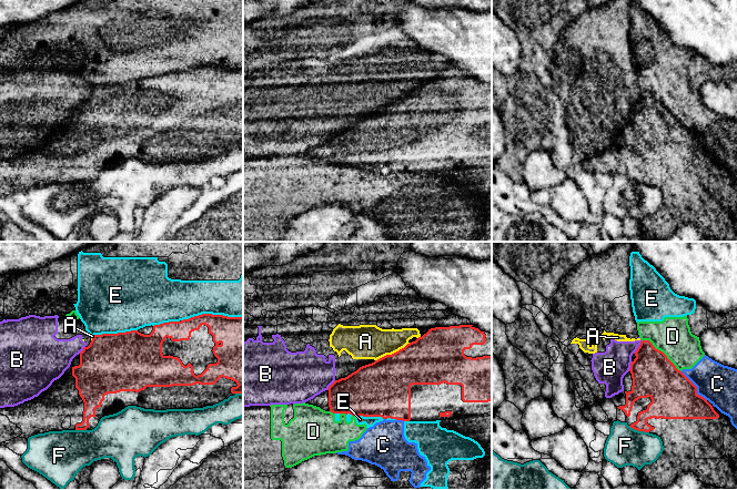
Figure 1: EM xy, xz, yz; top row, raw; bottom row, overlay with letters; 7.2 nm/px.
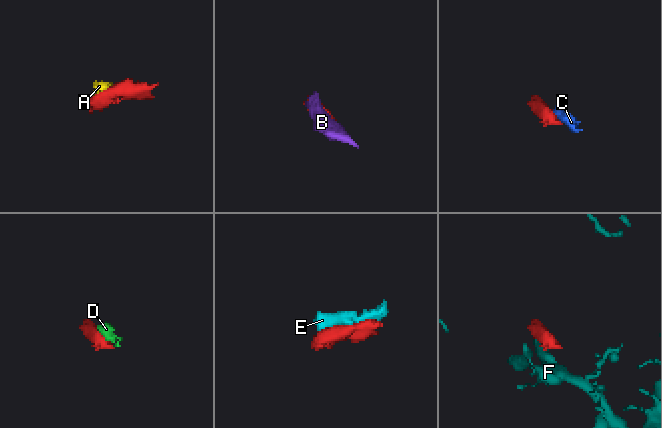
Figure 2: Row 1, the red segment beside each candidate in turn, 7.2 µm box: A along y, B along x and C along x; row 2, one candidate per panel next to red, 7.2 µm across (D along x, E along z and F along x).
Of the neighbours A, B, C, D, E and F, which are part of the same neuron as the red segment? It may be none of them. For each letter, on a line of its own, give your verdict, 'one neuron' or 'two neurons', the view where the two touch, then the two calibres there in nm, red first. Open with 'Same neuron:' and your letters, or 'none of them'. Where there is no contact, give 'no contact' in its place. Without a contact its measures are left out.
Same neuron: none of them
A: two neurons; contact in xz; calibres 400 and 260 nm
B: two neurons; contact in yz; calibres 320 and 240 nm
C: two neurons; contact in yz; calibres 320 and 280 nm
D: two neurons; contact in yz; calibres 320 and 260 nm
E: two neurons; contact in xy; calibres 280 and 280 nm
F: two neurons; contact in yz; calibres 180 and 280 nm

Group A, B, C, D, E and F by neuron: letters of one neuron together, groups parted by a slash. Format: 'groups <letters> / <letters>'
groups A B / C D E / F

